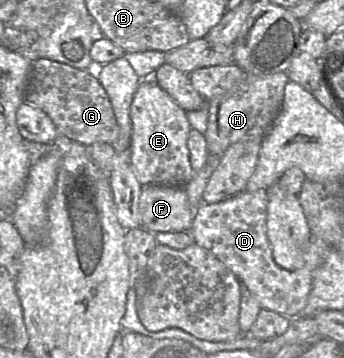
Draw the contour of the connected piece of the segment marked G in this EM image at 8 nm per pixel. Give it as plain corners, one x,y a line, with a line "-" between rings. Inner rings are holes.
40,58
32,63
24,101
44,111
59,129
60,136
91,145
109,143
119,135
119,128
109,97
96,74
88,70

